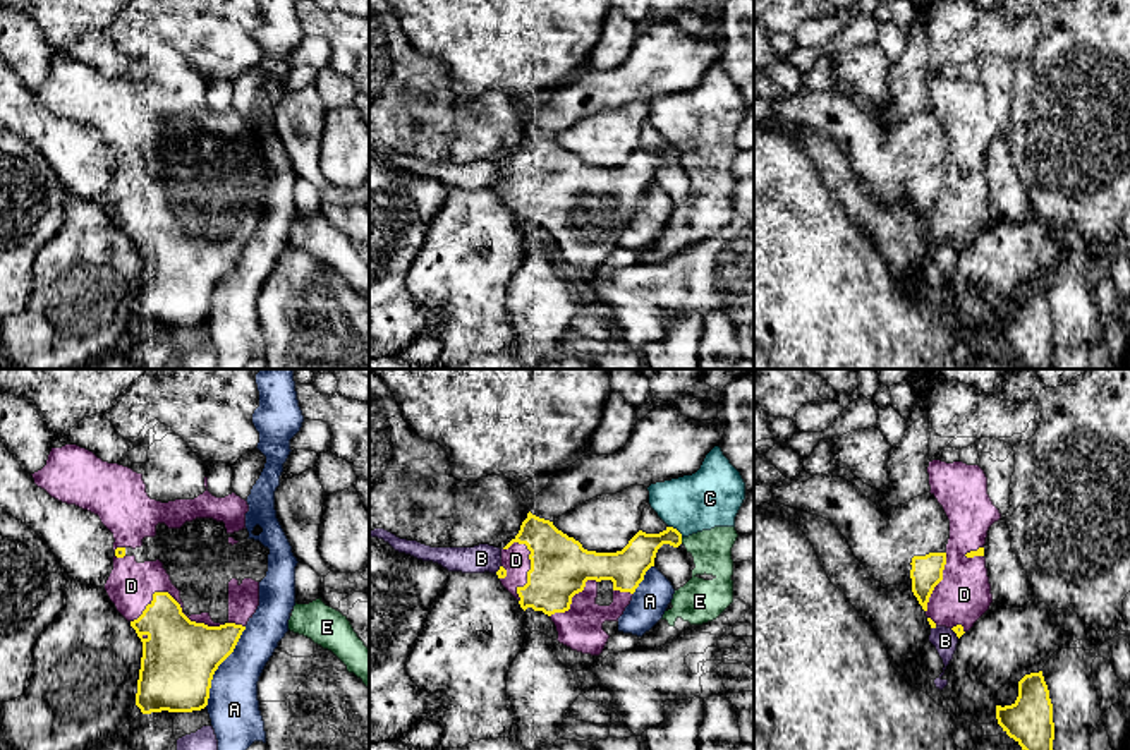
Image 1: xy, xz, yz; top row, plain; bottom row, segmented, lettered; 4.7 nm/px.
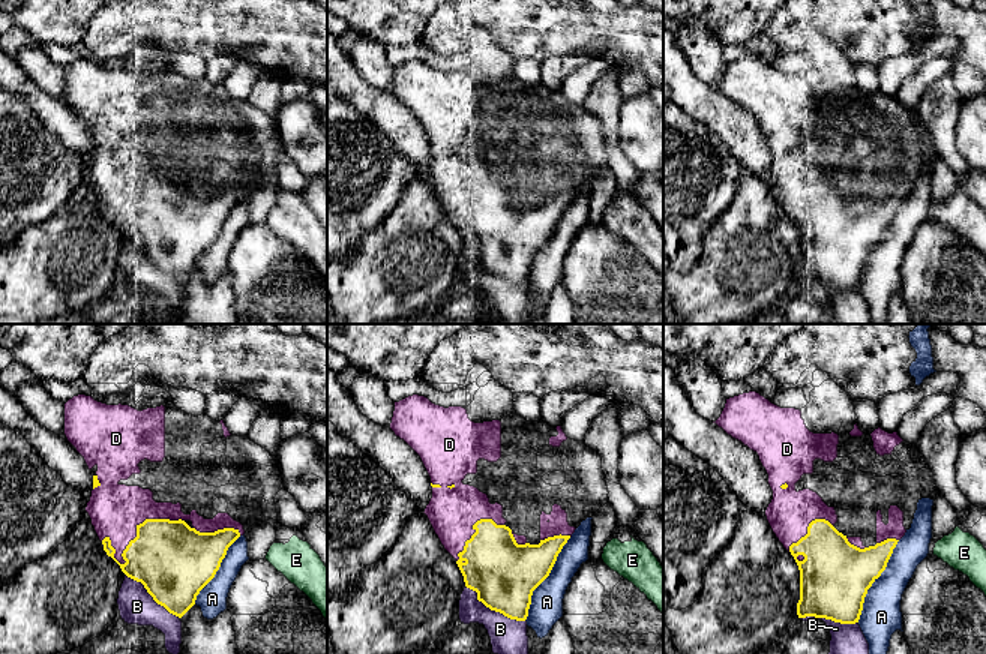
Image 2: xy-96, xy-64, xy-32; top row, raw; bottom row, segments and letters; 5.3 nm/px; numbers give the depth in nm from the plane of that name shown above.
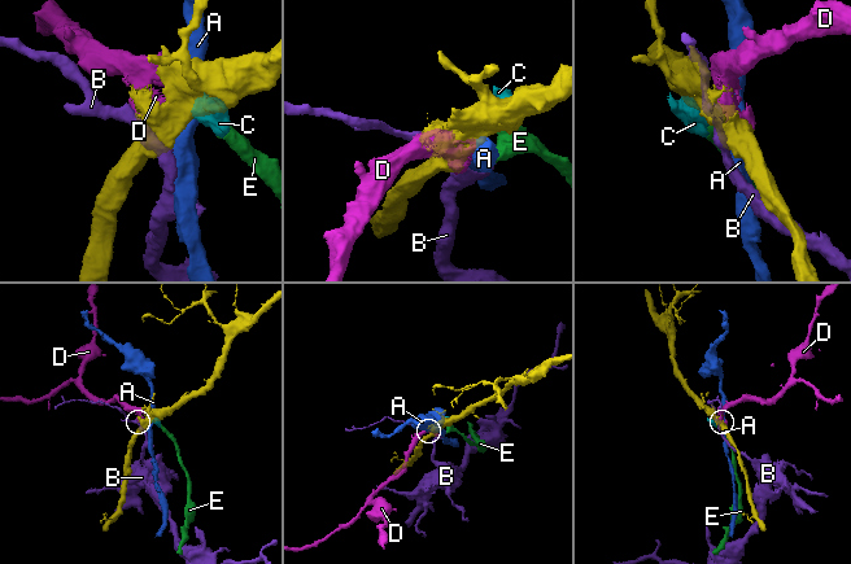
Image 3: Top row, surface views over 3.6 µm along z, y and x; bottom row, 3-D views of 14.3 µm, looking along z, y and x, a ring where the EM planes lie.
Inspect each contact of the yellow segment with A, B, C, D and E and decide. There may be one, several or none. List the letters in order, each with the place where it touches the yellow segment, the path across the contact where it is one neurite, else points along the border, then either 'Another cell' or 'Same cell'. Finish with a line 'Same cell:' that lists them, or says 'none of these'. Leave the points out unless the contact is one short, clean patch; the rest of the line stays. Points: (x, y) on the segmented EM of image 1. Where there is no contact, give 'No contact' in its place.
A: Touches yellow at xy (218, 665). Another cell
B: Touches yellow at yz (955, 632). Another cell
C: Touches yellow at xz (675, 529). Boundary: xz (668, 526), (682, 536). Another cell
D: Touches yellow at xy (176, 601). Same cell
E: Touches yellow at xz (680, 541). Boundary: xz (680, 538), (682, 543). Another cell
Same cell: D

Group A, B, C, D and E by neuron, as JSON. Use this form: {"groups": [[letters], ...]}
{"groups": [["A"], ["B"], ["C", "E"], ["D"]]}

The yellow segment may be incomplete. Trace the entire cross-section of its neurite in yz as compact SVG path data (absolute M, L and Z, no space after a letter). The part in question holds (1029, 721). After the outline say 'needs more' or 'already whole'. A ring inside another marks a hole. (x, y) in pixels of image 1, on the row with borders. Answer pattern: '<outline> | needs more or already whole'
M1042 671L1018 681L1017 700L1012 705L996 705L996 719L1022 750L1053 750L1053 704Z | already whole

